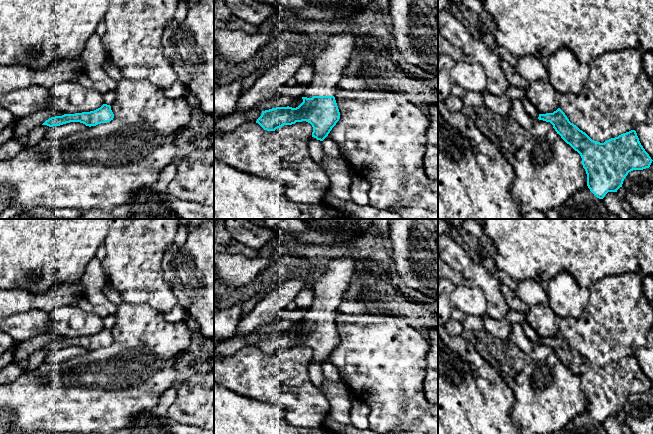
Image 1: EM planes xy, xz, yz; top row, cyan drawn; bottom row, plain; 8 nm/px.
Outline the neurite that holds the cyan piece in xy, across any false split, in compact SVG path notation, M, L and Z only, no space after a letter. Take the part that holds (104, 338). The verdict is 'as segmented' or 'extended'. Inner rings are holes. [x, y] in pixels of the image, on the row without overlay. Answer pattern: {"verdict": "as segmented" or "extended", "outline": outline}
{"verdict": "as segmented", "outline": "M103 328L100 332L90 335L75 338L64 338L62 340L51 341L46 344L42 349L49 351L60 350L70 346L80 346L86 350L96 350L101 347L110 346L113 344L114 338L111 334L111 330Z"}

